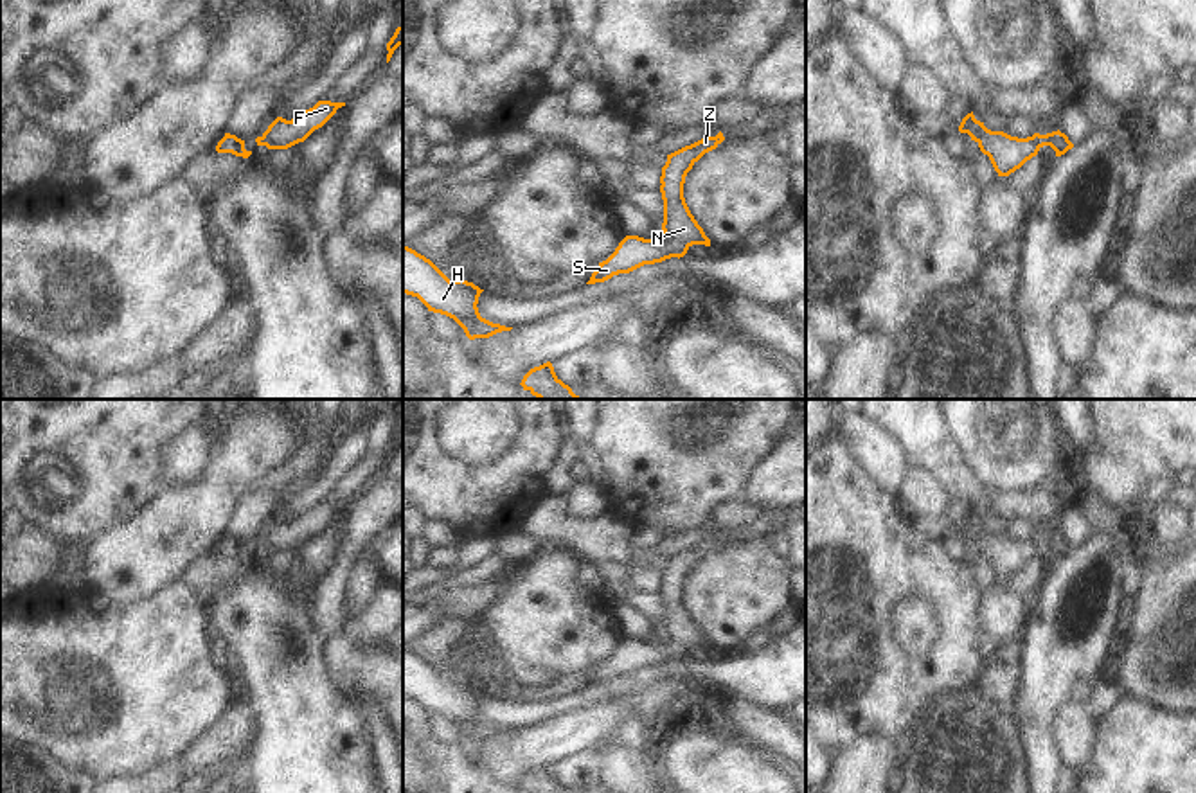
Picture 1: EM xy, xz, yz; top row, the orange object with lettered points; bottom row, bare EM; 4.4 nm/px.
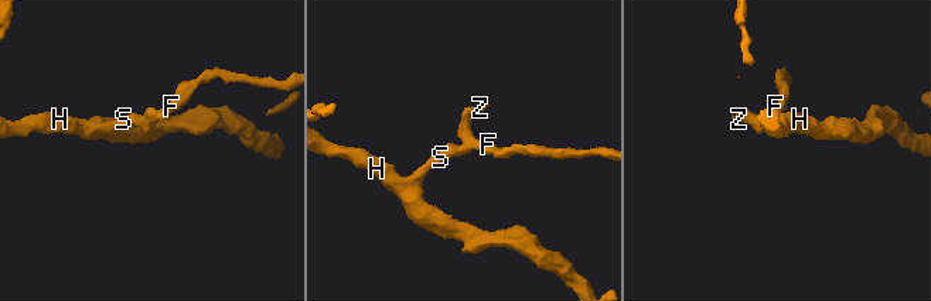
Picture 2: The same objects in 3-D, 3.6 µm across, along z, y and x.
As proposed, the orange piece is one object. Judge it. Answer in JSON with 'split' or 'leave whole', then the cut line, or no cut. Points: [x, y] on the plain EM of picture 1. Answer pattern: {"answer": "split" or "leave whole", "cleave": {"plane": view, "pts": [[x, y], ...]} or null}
{"answer": "leave whole", "cleave": null}

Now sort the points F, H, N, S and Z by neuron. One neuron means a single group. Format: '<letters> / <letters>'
F H N S Z

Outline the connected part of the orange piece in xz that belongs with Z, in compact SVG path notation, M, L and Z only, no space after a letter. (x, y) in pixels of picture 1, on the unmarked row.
M719 534L716 539L685 548L671 557L662 570L660 595L664 602L664 638L658 642L644 642L626 638L615 655L594 673L586 687L604 685L619 676L629 676L644 667L662 665L671 660L683 660L692 647L710 649L710 642L691 617L685 601L683 586L692 568L709 554L716 552L725 543Z

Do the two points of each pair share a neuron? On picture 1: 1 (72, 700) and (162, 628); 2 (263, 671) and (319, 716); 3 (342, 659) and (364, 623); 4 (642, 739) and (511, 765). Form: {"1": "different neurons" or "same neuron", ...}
{"1": "same neuron", "2": "same neuron", "3": "different neurons", "4": "different neurons"}

